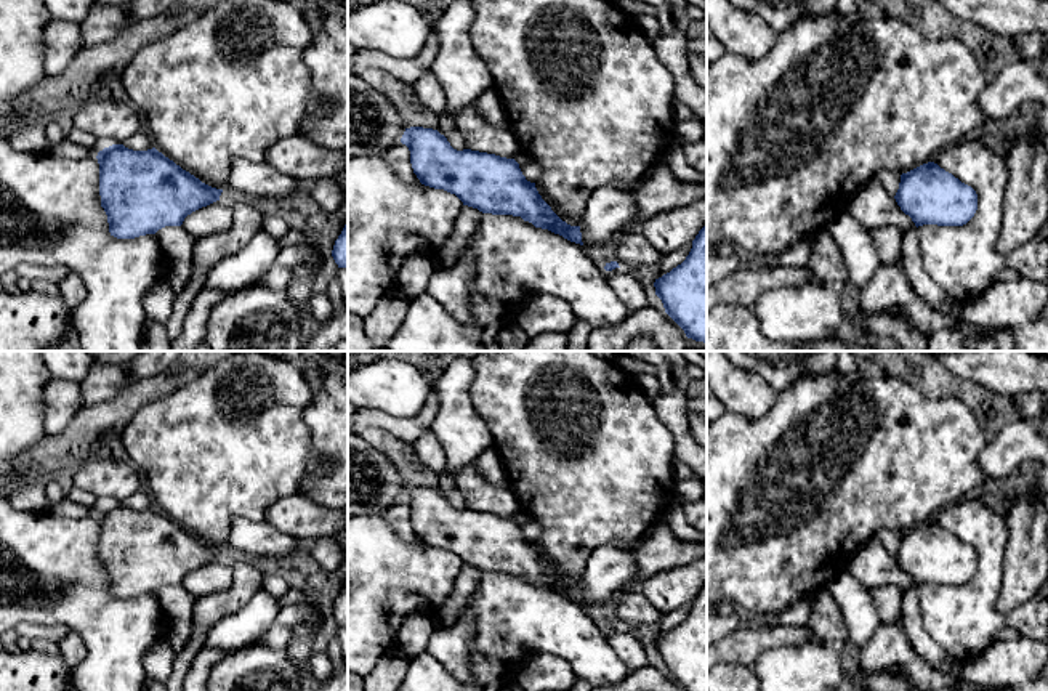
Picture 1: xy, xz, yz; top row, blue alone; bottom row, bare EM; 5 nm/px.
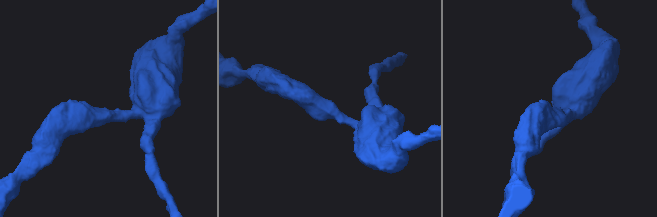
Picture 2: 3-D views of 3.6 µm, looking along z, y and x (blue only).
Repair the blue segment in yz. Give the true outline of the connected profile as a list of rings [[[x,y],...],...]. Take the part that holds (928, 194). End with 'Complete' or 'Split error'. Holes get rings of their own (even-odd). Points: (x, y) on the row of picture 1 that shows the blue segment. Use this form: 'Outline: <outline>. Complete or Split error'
Outline: [[[934,162],[901,175],[894,196],[915,226],[963,226],[977,210],[976,191]]]. Complete

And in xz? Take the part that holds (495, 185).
Outline: [[[405,128],[401,143],[410,151],[413,173],[421,184],[455,194],[463,205],[482,213],[513,215],[580,244],[580,226],[562,221],[522,175],[514,159],[463,149],[457,151],[437,130]]]. Complete

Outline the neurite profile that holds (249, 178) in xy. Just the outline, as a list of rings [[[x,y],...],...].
[[[236,159],[231,167],[228,186],[240,196],[287,196],[296,188],[296,180],[280,173],[269,162]]]

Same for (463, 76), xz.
[[[450,0],[433,21],[439,51],[431,72],[444,90],[450,115],[494,88],[492,75],[471,42],[474,16],[474,0]]]

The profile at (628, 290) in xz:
[[[615,268],[607,271],[607,279],[614,293],[630,313],[649,305],[644,287],[628,273],[628,269]]]

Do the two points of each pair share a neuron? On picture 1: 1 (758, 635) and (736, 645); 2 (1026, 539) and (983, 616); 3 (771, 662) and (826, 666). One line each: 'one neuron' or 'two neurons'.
1: one neuron
2: two neurons
3: one neuron

